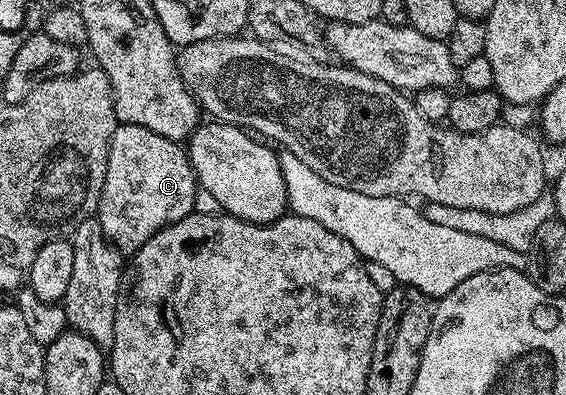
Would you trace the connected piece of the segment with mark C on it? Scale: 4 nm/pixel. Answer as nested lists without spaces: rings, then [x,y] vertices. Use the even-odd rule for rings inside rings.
[[[119,124],[111,139],[97,219],[120,252],[134,254],[153,234],[195,211],[196,191],[195,169],[182,143],[161,138],[145,126]]]

